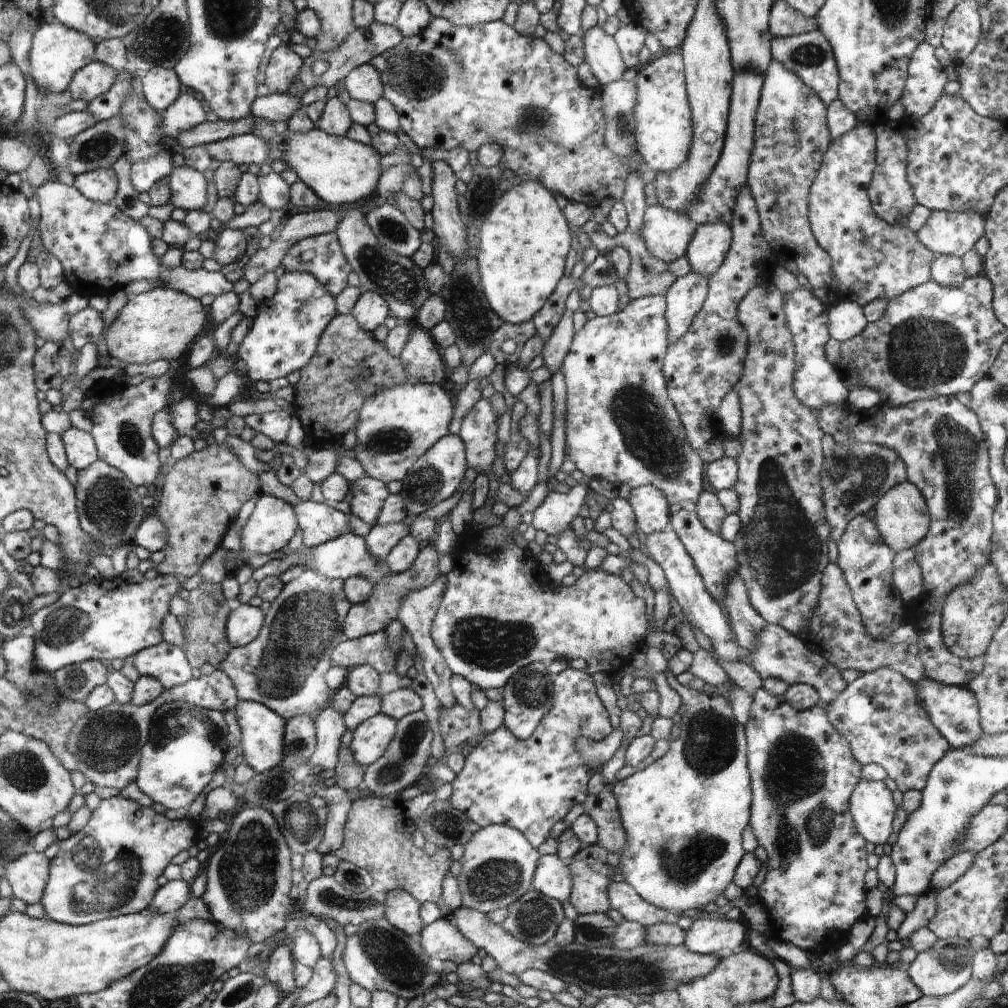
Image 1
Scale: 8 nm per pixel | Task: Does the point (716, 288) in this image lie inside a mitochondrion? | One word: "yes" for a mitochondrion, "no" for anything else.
no

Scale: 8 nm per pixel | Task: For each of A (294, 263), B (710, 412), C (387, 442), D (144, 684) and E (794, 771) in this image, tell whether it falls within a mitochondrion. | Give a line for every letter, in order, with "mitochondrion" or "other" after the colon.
A: other
B: other
C: mitochondrion
D: other
E: mitochondrion

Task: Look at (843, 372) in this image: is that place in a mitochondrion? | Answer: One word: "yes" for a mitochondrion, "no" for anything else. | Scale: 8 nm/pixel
no

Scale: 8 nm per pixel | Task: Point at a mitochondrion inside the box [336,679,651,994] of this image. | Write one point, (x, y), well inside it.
(393, 956)

